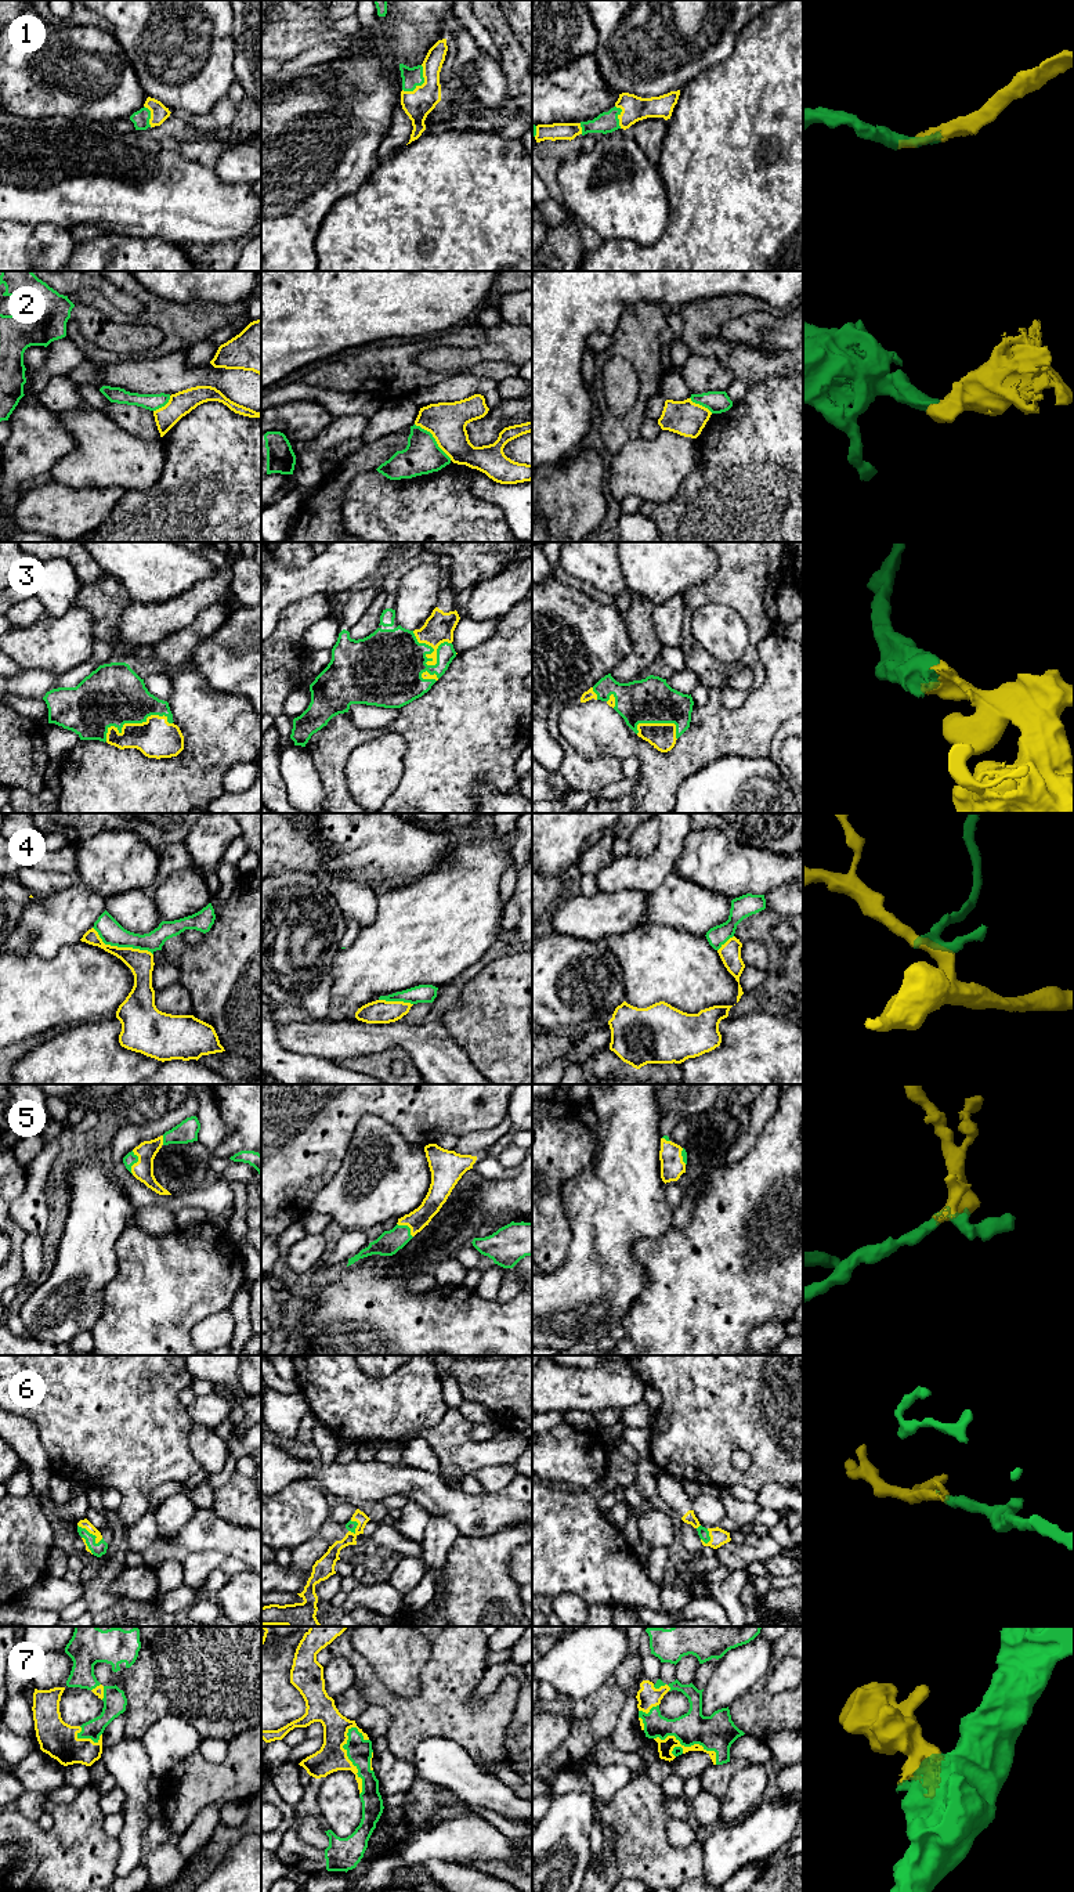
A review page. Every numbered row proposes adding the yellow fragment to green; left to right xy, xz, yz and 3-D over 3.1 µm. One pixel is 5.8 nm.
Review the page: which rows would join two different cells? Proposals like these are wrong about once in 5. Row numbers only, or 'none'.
2, 4

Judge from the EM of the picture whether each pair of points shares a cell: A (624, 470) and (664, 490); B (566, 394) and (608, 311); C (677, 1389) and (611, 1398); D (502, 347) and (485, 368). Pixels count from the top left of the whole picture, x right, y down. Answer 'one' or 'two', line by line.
A: one
B: one
C: two
D: two

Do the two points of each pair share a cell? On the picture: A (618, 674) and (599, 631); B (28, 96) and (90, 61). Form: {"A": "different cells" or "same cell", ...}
{"A": "different cells", "B": "same cell"}

